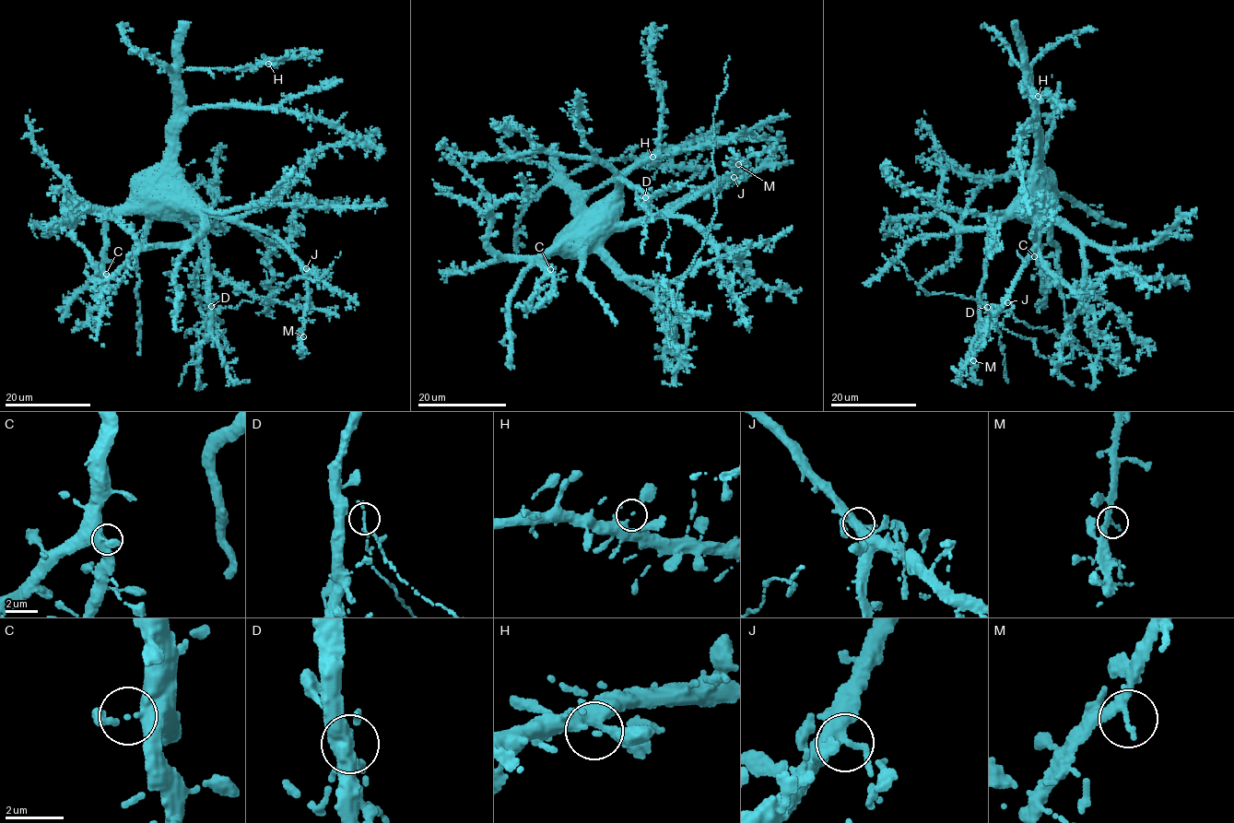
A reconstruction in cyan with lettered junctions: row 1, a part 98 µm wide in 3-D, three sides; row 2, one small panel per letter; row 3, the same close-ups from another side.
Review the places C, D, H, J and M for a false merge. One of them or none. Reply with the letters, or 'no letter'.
D

